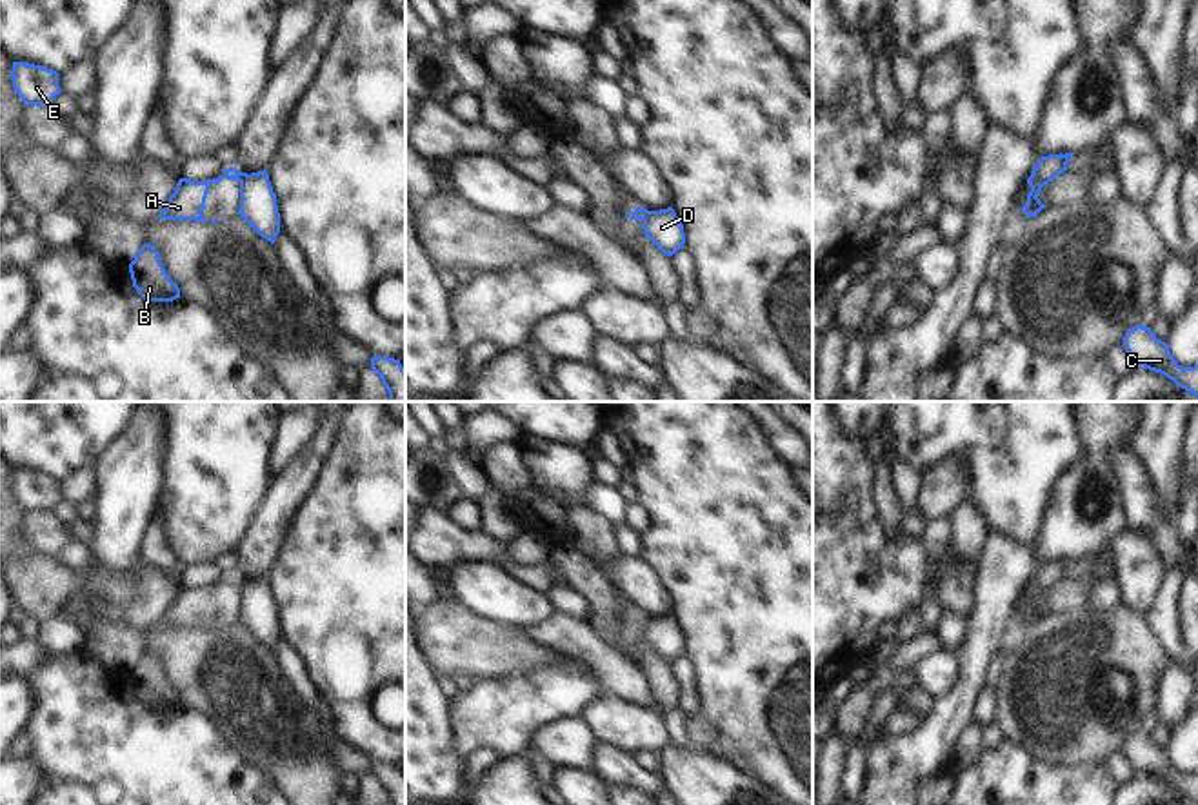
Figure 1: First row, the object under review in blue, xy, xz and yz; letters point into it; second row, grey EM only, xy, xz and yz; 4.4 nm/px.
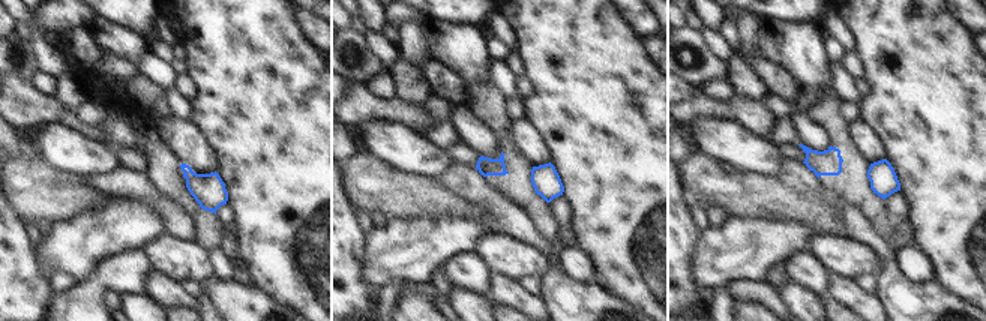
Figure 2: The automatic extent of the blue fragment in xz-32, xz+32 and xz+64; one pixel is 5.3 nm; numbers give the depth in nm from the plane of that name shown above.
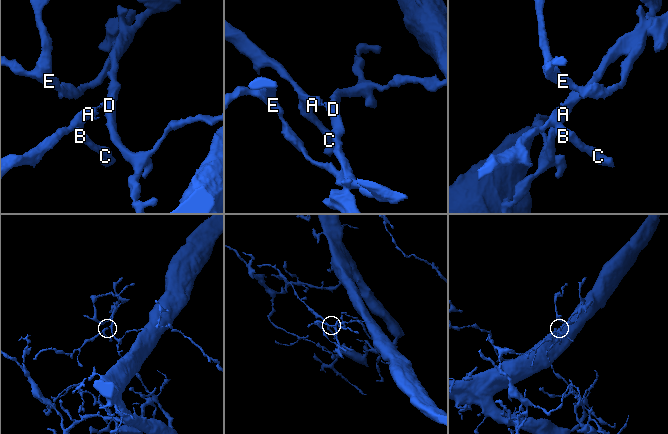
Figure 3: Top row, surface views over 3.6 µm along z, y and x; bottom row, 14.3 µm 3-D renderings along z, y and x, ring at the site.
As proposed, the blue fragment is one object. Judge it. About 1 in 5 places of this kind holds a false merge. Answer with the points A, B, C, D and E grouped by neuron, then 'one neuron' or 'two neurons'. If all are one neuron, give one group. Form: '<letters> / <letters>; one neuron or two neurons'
A B C / D E; two neurons

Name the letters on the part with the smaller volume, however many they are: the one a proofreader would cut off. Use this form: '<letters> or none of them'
A, B, C

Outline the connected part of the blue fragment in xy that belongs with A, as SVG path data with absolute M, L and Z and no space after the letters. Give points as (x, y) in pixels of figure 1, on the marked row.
M236 167L225 169L218 178L213 178L211 182L191 182L187 178L180 178L175 193L169 196L158 216L164 220L220 222L218 218L205 220L202 211L205 209L209 185L222 182L224 176L227 180L240 180Z

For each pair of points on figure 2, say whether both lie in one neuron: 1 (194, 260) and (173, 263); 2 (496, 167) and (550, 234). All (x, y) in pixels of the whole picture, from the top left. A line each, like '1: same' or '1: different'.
1: same
2: same

